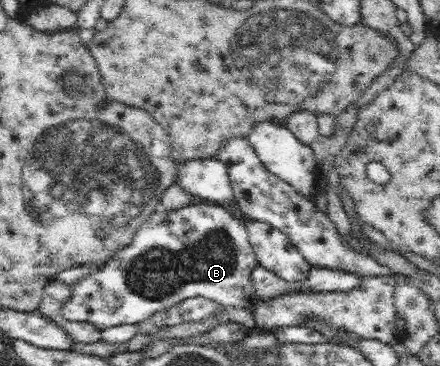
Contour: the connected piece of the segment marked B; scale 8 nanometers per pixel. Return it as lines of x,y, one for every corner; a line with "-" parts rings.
161,203
135,233
132,243
115,252
101,270
76,279
71,285
68,301
61,307
61,315
70,322
93,324
105,330
123,324
139,324
159,311
195,296
213,300
222,307
246,307
255,312
257,305
269,303
254,289
254,271
259,266
253,246
248,239
244,219
235,219
229,211
217,203
195,203
172,211
166,211

